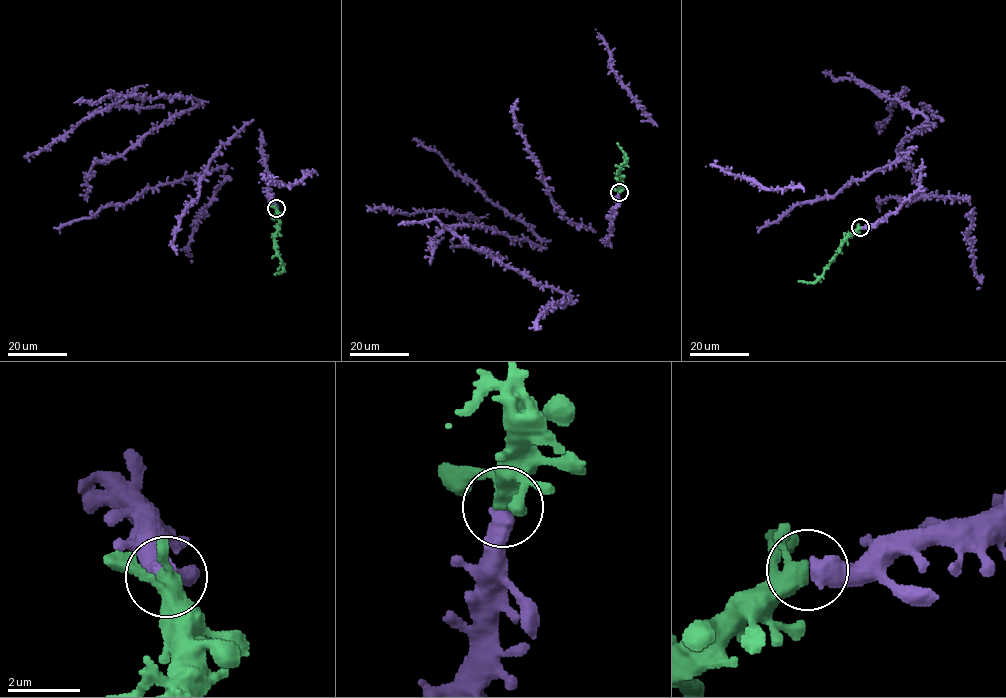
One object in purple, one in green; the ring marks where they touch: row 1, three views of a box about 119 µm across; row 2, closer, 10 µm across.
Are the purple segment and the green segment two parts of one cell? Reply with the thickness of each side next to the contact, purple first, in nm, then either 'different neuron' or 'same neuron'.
600/340 nm | same neuron

